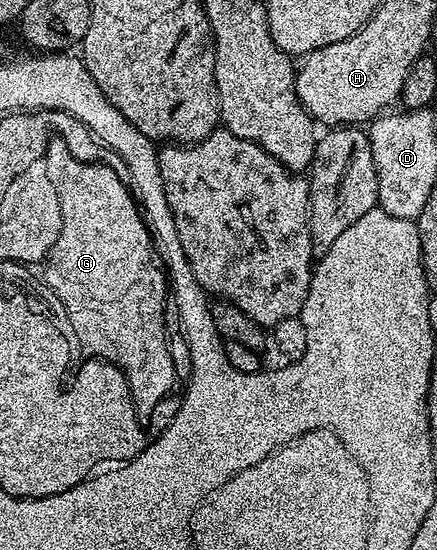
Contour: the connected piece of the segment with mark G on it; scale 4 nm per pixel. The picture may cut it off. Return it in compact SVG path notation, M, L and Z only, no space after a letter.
M50 138L47 164L61 198L62 229L57 243L44 260L44 282L53 283L48 289L50 291L57 287L54 295L58 291L65 295L65 302L59 307L69 318L73 334L82 338L81 344L89 347L89 351L101 352L101 355L108 355L115 361L129 383L134 409L139 416L146 417L164 401L177 375L169 343L165 340L167 276L155 258L149 228L145 226L137 200L126 180L115 177L115 173L101 163L84 163L71 157L71 149L67 149L64 138Z

